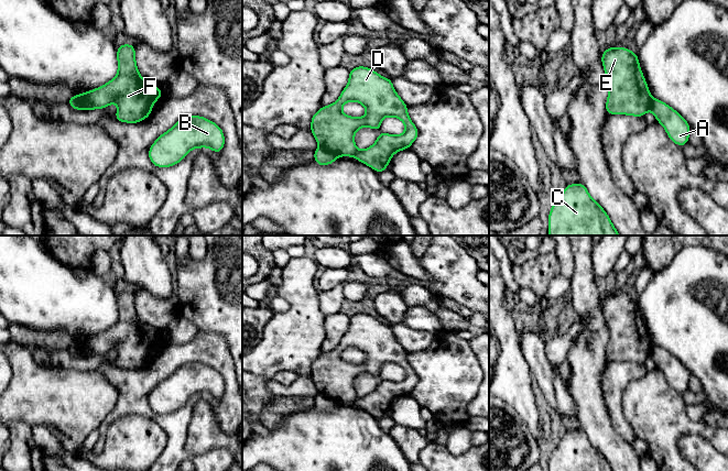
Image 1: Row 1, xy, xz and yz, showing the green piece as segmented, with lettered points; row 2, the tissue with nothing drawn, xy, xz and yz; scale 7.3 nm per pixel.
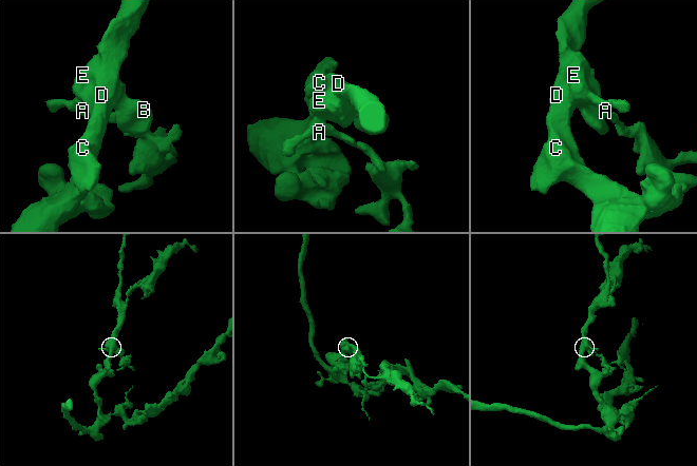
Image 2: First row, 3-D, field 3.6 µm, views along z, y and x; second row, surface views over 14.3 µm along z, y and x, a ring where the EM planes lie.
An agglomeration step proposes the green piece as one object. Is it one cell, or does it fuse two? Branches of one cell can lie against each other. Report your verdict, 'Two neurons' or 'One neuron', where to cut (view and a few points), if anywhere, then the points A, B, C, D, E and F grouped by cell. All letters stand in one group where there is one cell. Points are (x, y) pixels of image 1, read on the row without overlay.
Two neurons. Split along xz (321, 393), (337, 402). Groups: A / B C D E F

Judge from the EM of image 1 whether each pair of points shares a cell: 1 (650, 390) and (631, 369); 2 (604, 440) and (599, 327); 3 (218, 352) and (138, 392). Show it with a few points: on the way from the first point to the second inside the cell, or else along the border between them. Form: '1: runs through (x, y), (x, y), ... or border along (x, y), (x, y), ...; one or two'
1: border along (647, 370), (626, 387), (622, 397); two
2: runs through (591, 412), (590, 356); one
3: runs through (198, 352), (174, 354), (156, 372); one

